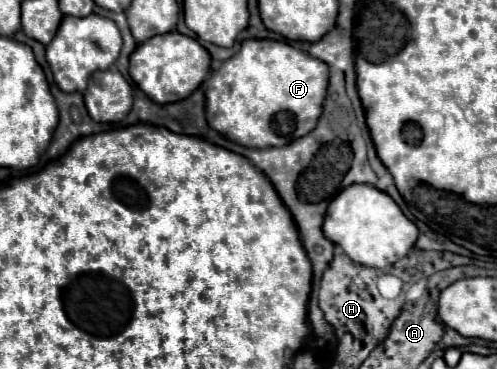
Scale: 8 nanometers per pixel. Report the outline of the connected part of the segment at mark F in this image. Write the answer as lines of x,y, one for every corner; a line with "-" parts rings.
249,39
243,41
239,53
223,61
217,71
205,81
205,99
207,99
207,123
223,133
227,139
243,147
279,147
287,145
303,135
307,135
315,125
323,109
323,99
327,91
327,65
309,53
303,53
291,47
285,41
273,39

